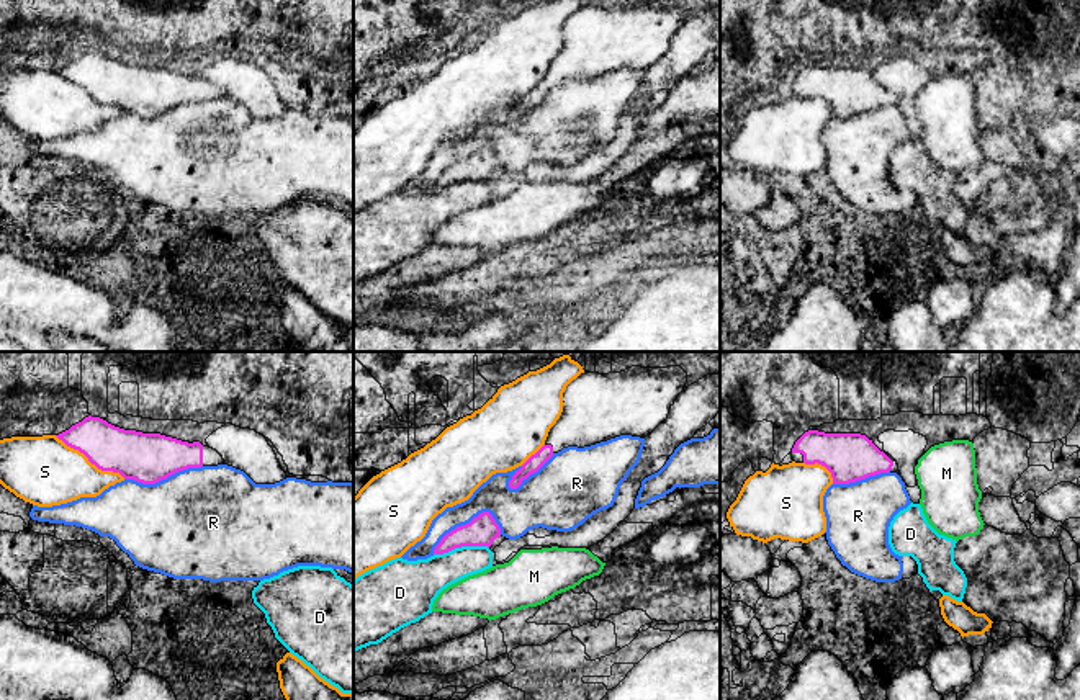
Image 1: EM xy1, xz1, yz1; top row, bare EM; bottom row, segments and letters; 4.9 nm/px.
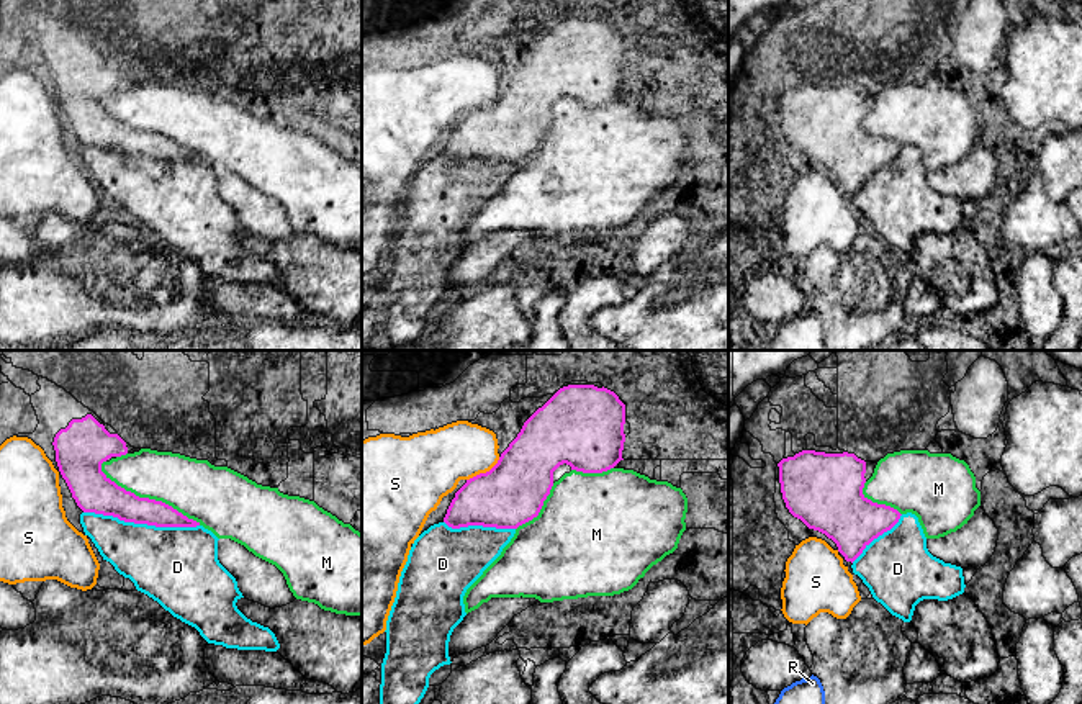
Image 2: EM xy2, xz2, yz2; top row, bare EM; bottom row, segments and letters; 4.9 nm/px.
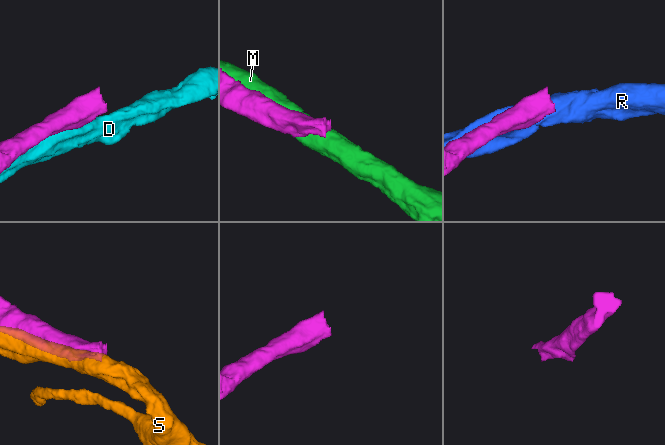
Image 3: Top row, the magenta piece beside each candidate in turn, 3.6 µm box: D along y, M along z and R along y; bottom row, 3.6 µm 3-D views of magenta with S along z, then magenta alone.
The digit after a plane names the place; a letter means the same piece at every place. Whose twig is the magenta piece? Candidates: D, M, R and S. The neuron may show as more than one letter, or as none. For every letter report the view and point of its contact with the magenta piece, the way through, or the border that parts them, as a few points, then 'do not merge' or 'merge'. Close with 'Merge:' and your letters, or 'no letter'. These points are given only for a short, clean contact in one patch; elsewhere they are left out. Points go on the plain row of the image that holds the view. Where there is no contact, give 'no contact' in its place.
D: meets magenta in xy2 at (141, 156); do not merge
M: meets magenta in xy2 at (148, 131); do not merge
R: meets magenta in xz1 at (467, 157); do not merge
S: meets magenta in xy1 at (90, 95); do not merge
Merge: no letter

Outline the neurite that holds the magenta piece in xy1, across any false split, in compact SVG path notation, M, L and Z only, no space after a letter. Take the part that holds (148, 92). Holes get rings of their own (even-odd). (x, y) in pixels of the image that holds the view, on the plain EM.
M92 49L56 70L83 87L98 103L142 118L155 118L188 101L224 98L216 83L200 75L124 64Z

